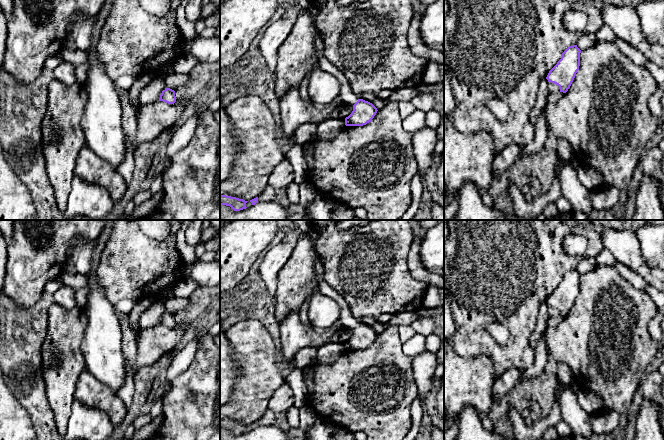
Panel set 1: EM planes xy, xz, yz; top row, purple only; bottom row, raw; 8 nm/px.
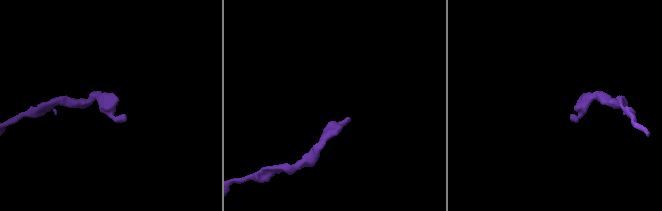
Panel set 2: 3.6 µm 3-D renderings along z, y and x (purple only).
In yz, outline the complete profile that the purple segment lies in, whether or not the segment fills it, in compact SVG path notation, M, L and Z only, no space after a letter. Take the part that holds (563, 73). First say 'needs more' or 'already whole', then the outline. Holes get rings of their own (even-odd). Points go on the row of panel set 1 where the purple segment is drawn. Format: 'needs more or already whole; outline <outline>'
already whole; outline M577 45L569 46L561 59L549 71L546 79L548 82L559 86L560 92L566 93L570 88L580 66L581 50Z

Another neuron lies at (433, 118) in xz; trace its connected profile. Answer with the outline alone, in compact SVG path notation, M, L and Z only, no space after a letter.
M430 110L426 113L425 124L427 127L436 130L441 122L441 115L435 110Z

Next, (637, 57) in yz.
M616 38L614 43L620 51L629 57L636 65L644 67L645 63L649 61L640 51L633 48L625 41Z

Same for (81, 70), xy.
M87 63L80 64L75 67L76 84L83 86L87 79L88 67Z

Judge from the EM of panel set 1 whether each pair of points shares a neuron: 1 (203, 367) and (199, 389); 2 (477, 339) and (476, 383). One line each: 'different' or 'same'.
1: same
2: different

